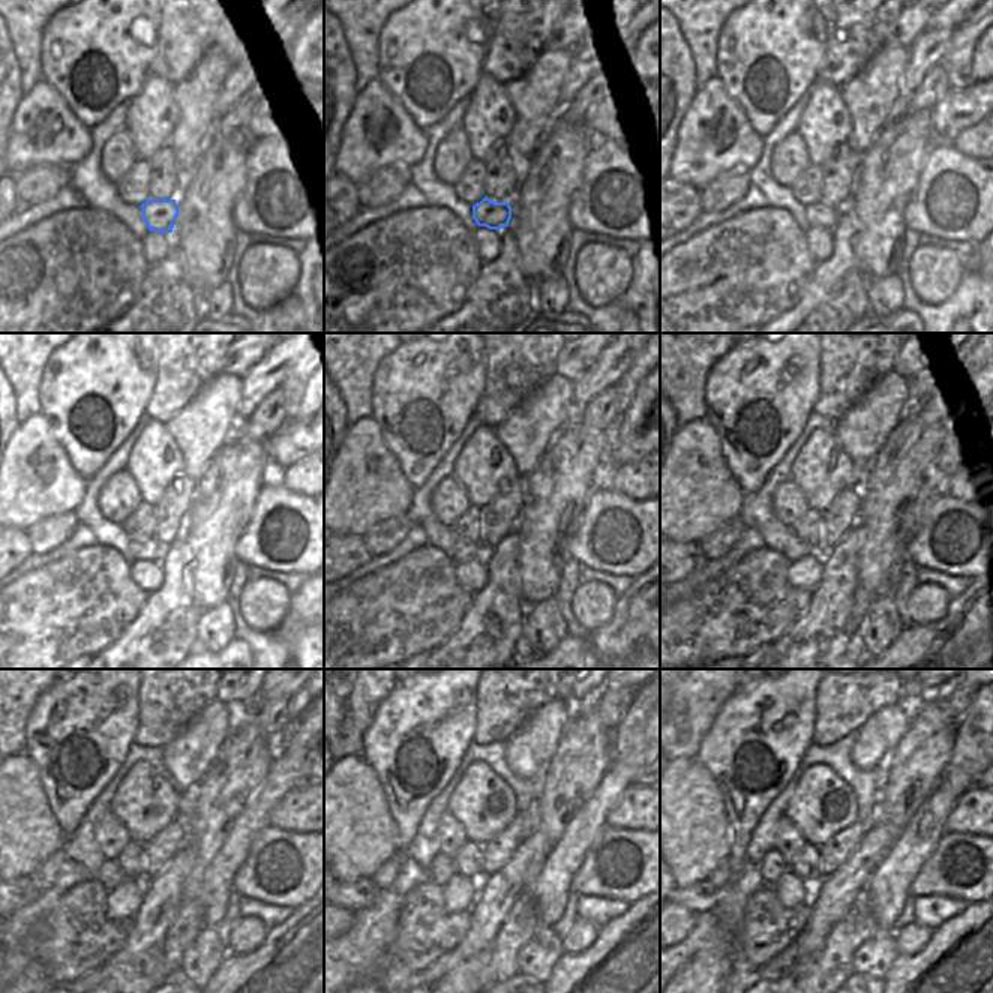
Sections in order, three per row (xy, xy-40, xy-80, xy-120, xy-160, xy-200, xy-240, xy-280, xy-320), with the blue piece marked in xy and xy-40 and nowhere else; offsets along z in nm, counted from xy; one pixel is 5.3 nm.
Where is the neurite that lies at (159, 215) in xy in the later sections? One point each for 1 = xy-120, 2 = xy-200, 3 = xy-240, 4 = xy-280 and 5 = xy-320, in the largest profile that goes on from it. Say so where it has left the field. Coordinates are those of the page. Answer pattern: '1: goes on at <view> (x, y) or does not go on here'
1: goes on at xy-120 (150, 551)
2: goes on at xy-200 (797, 548)
3: goes on at xy-240 (110, 875)
4: goes on at xy-280 (441, 870)
5: goes on at xy-320 (773, 866)

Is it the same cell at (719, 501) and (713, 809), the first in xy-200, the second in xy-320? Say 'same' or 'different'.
same

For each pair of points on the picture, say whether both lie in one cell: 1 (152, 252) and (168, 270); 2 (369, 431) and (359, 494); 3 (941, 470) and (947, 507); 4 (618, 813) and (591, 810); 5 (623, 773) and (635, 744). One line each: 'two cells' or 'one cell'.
1: two cells
2: one cell
3: two cells
4: two cells
5: two cells

